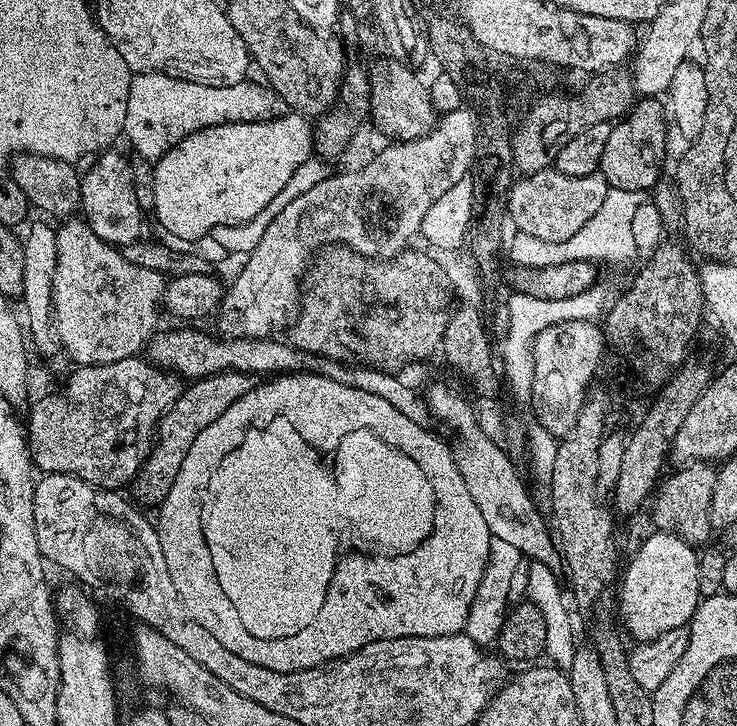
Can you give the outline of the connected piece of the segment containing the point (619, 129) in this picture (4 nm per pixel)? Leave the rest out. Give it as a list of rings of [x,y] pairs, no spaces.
[[[656,98],[637,99],[632,105],[631,112],[612,124],[610,139],[606,141],[599,170],[609,188],[648,194],[661,183],[660,167],[664,164],[664,147],[668,144],[668,128],[670,132],[665,105]]]

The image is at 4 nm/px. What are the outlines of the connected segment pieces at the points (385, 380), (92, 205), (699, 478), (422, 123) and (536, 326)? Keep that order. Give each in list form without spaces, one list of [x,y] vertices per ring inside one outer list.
[[[180,326],[177,332],[157,331],[146,345],[146,356],[151,363],[159,368],[167,368],[169,372],[175,372],[177,377],[185,378],[189,381],[203,380],[206,376],[213,376],[219,372],[246,372],[249,374],[304,374],[330,378],[334,382],[342,382],[342,386],[350,386],[352,390],[366,390],[366,394],[375,394],[378,398],[390,402],[394,410],[402,410],[410,422],[418,422],[418,426],[428,428],[430,424],[430,413],[428,401],[423,395],[420,396],[404,380],[399,380],[396,372],[386,372],[383,368],[369,368],[345,362],[343,360],[331,360],[325,356],[315,356],[313,352],[303,352],[301,348],[296,348],[291,342],[280,341],[280,338],[269,338],[266,340],[233,340],[231,338],[221,338],[219,335],[211,336],[208,332],[199,332],[196,326]]]
[[[104,152],[80,177],[80,207],[83,219],[94,234],[108,244],[123,246],[141,239],[142,213],[134,194],[129,157],[120,152]]]
[[[693,462],[677,467],[675,471],[673,476],[663,479],[651,501],[652,520],[656,523],[653,525],[661,532],[672,532],[687,544],[707,545],[711,541],[708,539],[714,535],[710,518],[710,500],[714,498],[717,469],[708,462]]]
[[[393,58],[371,66],[370,77],[372,85],[371,123],[393,141],[417,140],[424,137],[438,123],[438,113],[432,104],[432,94],[427,83],[419,84],[409,65],[402,60]]]
[[[600,286],[590,287],[574,298],[562,298],[561,300],[543,300],[518,291],[513,291],[511,295],[512,297],[506,301],[506,307],[510,312],[510,328],[502,341],[502,347],[504,347],[502,372],[505,377],[508,375],[506,384],[512,387],[513,394],[520,400],[531,401],[533,399],[534,370],[536,369],[536,363],[532,357],[532,344],[536,340],[536,336],[542,334],[542,330],[555,324],[565,324],[575,320],[595,321],[596,315],[600,311],[600,315],[605,311],[606,300],[604,304],[604,292]]]

